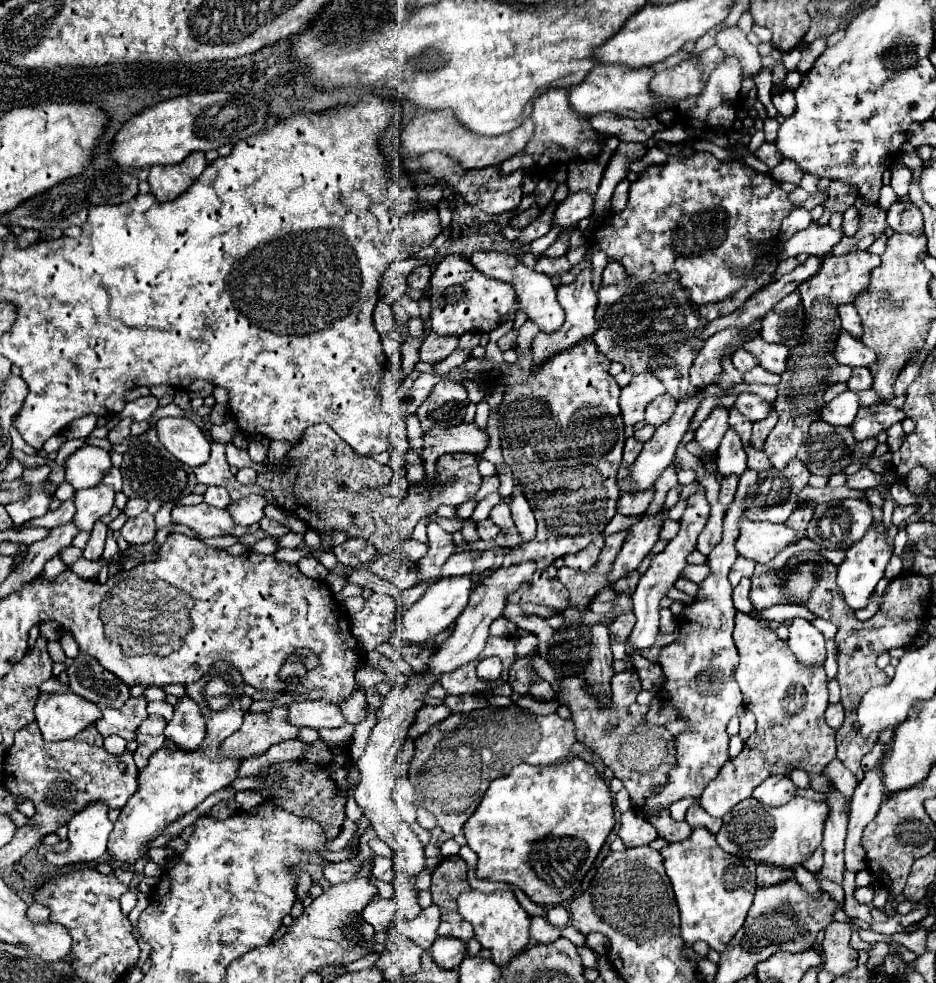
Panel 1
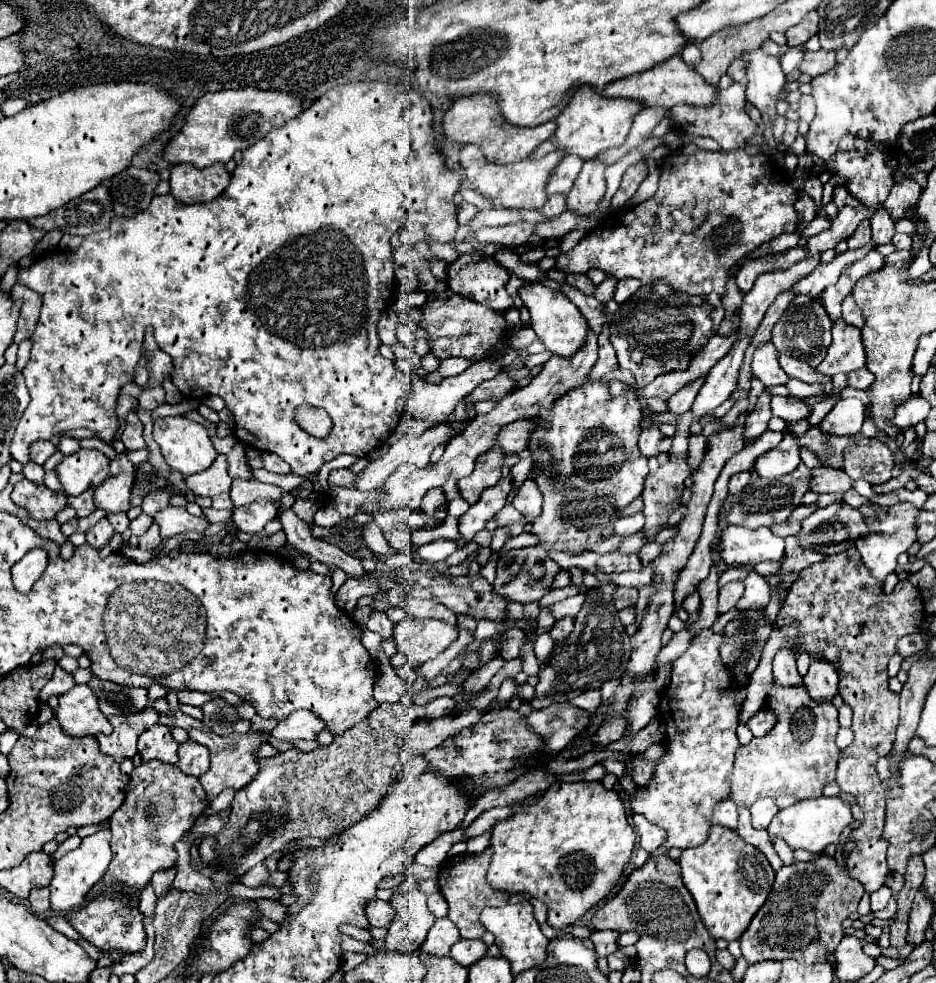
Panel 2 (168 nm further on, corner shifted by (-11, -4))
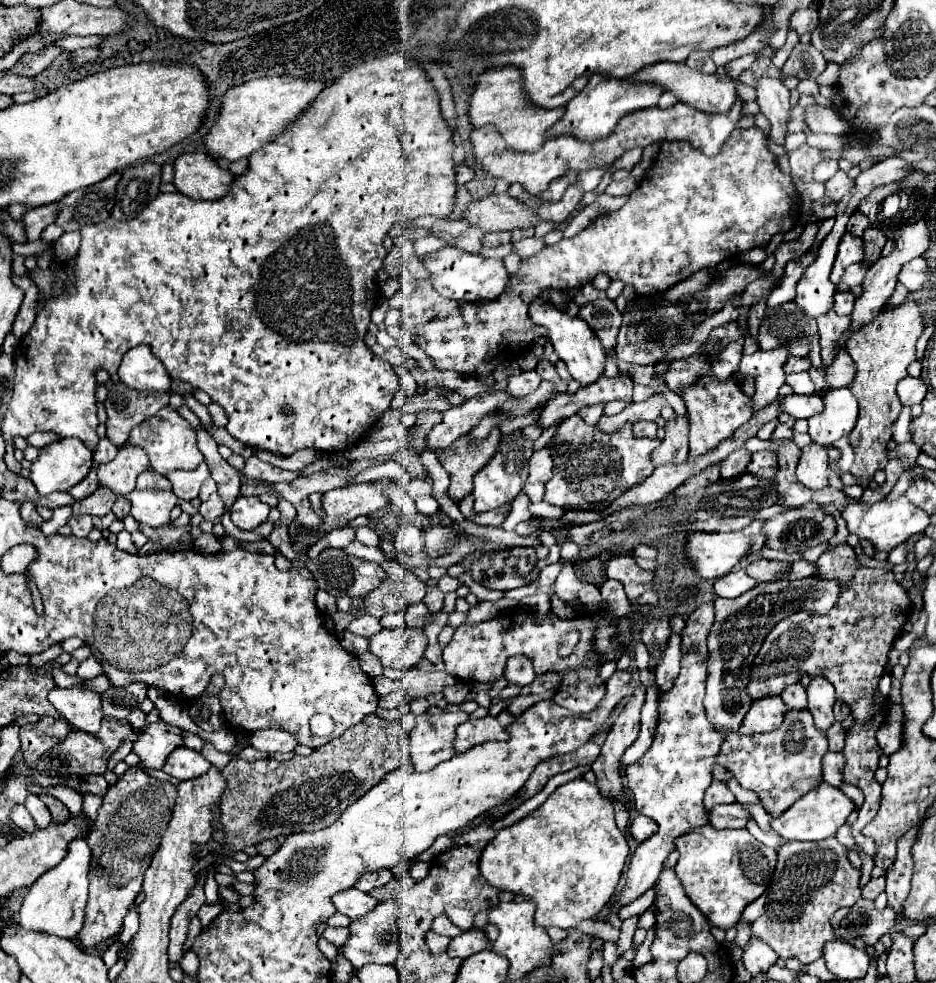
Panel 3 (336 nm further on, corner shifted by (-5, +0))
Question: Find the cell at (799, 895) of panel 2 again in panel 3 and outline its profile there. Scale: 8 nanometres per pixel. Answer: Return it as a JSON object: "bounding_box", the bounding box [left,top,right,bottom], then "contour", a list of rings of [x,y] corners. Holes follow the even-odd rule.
{"bounding_box":[741,836,861,964],"contour":[[[835,836],[819,840],[819,842],[787,842],[779,850],[777,868],[773,872],[771,884],[767,890],[753,902],[745,912],[741,914],[741,922],[751,926],[751,932],[755,938],[769,944],[777,956],[781,958],[797,958],[803,964],[815,962],[823,956],[825,942],[833,940],[833,928],[831,928],[831,916],[843,908],[853,906],[861,898],[859,890],[859,878],[861,870],[853,868],[847,860],[847,848],[835,840]]]}

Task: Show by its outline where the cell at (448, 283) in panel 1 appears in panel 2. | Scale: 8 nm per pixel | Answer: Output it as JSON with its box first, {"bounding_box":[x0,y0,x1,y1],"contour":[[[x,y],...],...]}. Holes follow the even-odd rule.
{"bounding_box":[447,252,513,312],"contour":[[[467,252],[467,254],[461,254],[453,264],[449,264],[447,268],[447,286],[455,292],[459,292],[461,296],[473,300],[473,302],[479,302],[479,304],[485,304],[497,312],[505,312],[509,306],[513,306],[513,300],[511,296],[507,294],[505,286],[507,286],[507,280],[509,280],[509,272],[497,264],[491,256],[485,256],[481,252]]]}

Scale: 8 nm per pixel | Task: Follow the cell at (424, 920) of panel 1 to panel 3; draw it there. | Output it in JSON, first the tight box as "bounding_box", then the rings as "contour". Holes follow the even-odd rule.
{"bounding_box":[425,930,451,954],"contour":[[[429,930],[429,932],[425,934],[425,942],[427,942],[427,946],[429,946],[429,950],[431,950],[431,952],[439,954],[439,952],[445,952],[445,950],[447,950],[447,946],[449,946],[451,938],[449,938],[449,936],[435,934],[435,932],[431,932],[431,930]]]}

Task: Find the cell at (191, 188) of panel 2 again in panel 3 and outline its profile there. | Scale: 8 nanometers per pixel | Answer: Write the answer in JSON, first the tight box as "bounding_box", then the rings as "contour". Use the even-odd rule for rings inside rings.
{"bounding_box":[173,152,233,200],"contour":[[[205,152],[181,154],[173,162],[175,178],[173,184],[177,190],[193,200],[219,200],[229,190],[233,174],[223,170],[215,160]]]}

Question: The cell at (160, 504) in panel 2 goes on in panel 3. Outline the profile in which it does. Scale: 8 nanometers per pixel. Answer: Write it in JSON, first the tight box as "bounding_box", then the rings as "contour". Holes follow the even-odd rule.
{"bounding_box":[137,472,171,490],"contour":[[[143,472],[137,478],[137,490],[171,490],[171,482],[157,472]]]}

